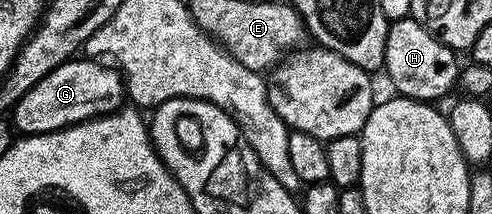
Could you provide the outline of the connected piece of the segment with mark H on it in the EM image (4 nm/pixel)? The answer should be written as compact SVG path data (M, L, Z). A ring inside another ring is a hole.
M396 19L388 26L385 41L385 61L393 85L404 99L439 101L456 90L461 70L460 56L440 41L432 31L426 31L416 19Z

